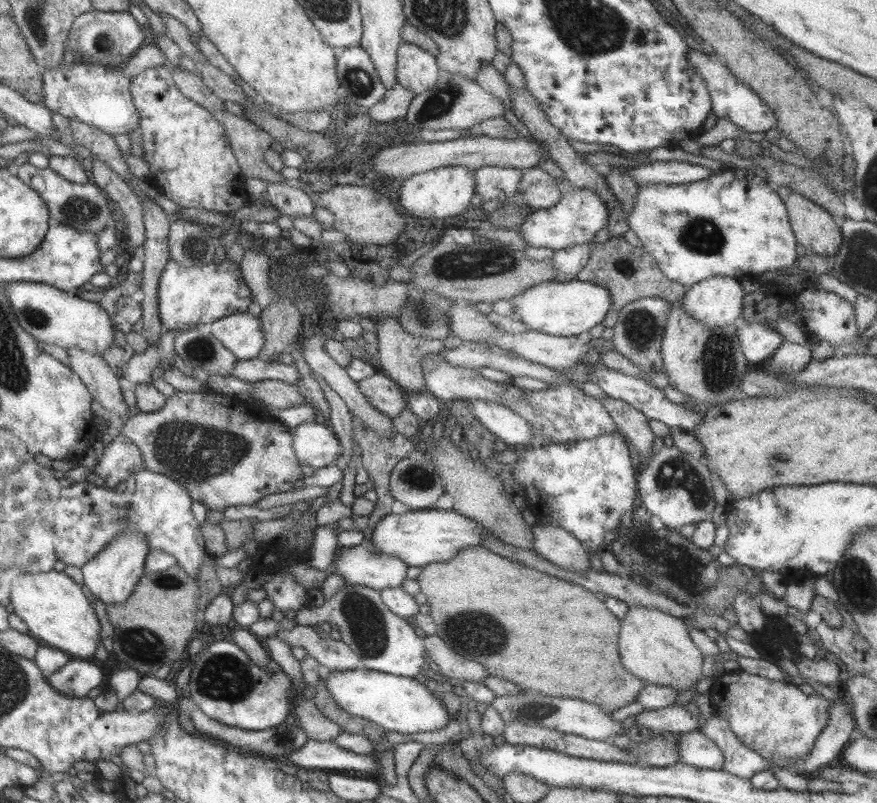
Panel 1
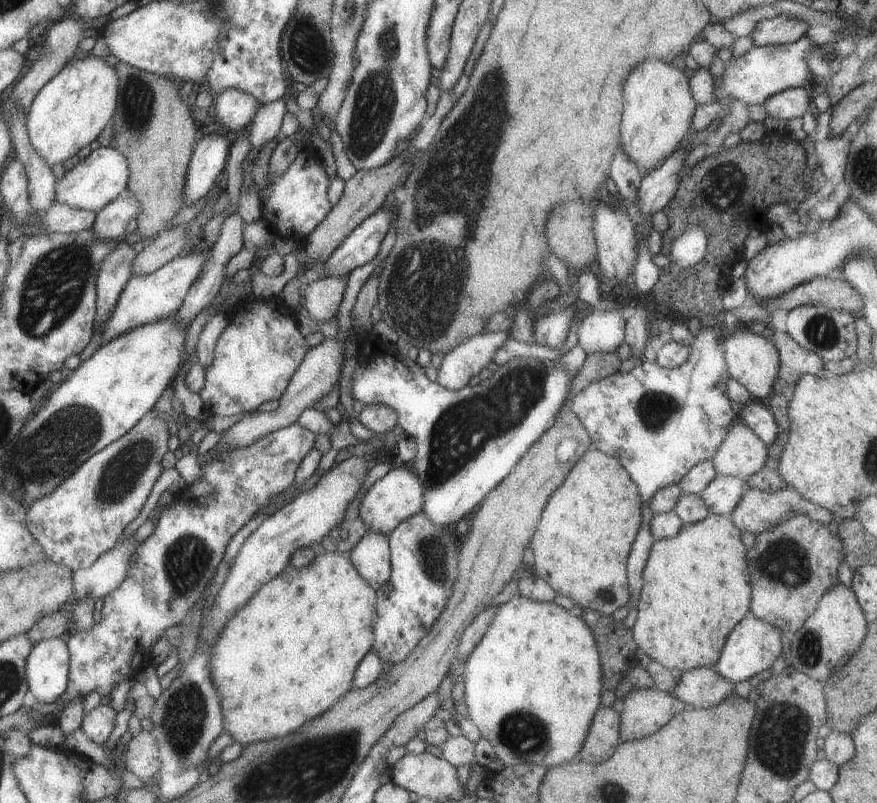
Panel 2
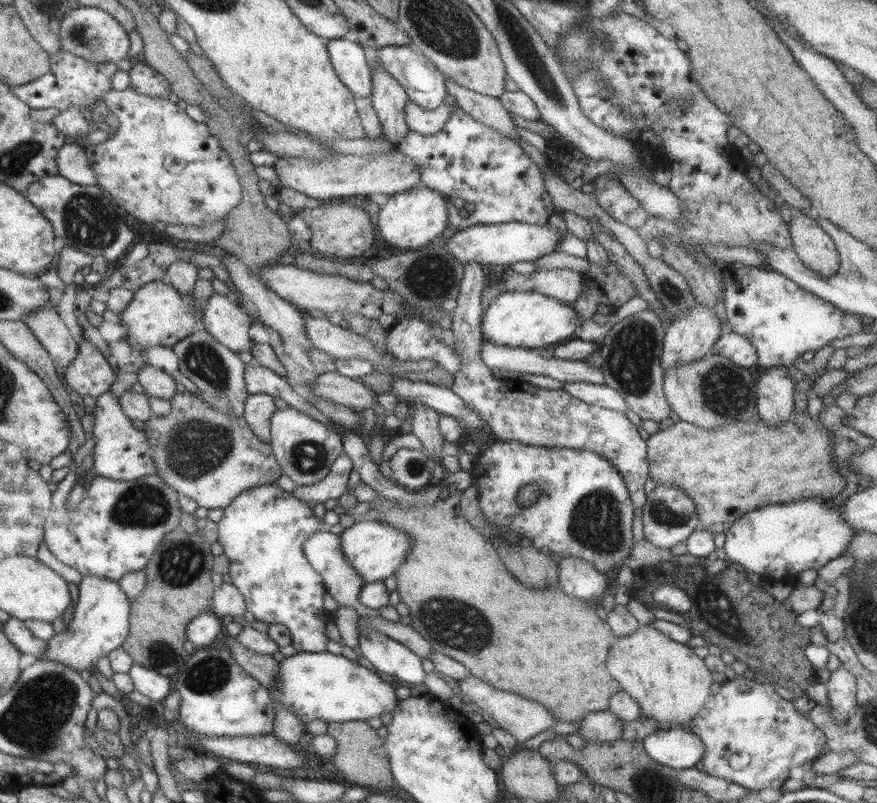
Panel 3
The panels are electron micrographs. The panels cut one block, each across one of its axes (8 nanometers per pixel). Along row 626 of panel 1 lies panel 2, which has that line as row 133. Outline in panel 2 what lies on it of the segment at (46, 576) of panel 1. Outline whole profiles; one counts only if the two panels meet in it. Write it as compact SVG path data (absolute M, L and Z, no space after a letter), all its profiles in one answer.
M94 55L70 61L36 95L26 115L27 131L35 151L52 167L88 146L108 126L117 107L117 70L104 57Z

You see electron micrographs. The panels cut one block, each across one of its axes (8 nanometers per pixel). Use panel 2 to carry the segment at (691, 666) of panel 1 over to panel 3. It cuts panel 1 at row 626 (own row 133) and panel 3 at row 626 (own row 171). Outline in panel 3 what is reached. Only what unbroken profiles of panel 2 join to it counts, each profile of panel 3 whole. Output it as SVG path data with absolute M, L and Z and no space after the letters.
M640 625L636 632L624 638L618 638L612 644L612 650L608 656L608 672L614 680L618 680L622 691L630 694L638 702L642 707L642 714L656 719L659 726L664 722L668 722L671 727L683 726L684 722L691 724L692 719L704 709L706 701L710 699L712 695L710 686L714 683L712 671L706 667L704 659L694 653L693 648L672 640L652 625Z

